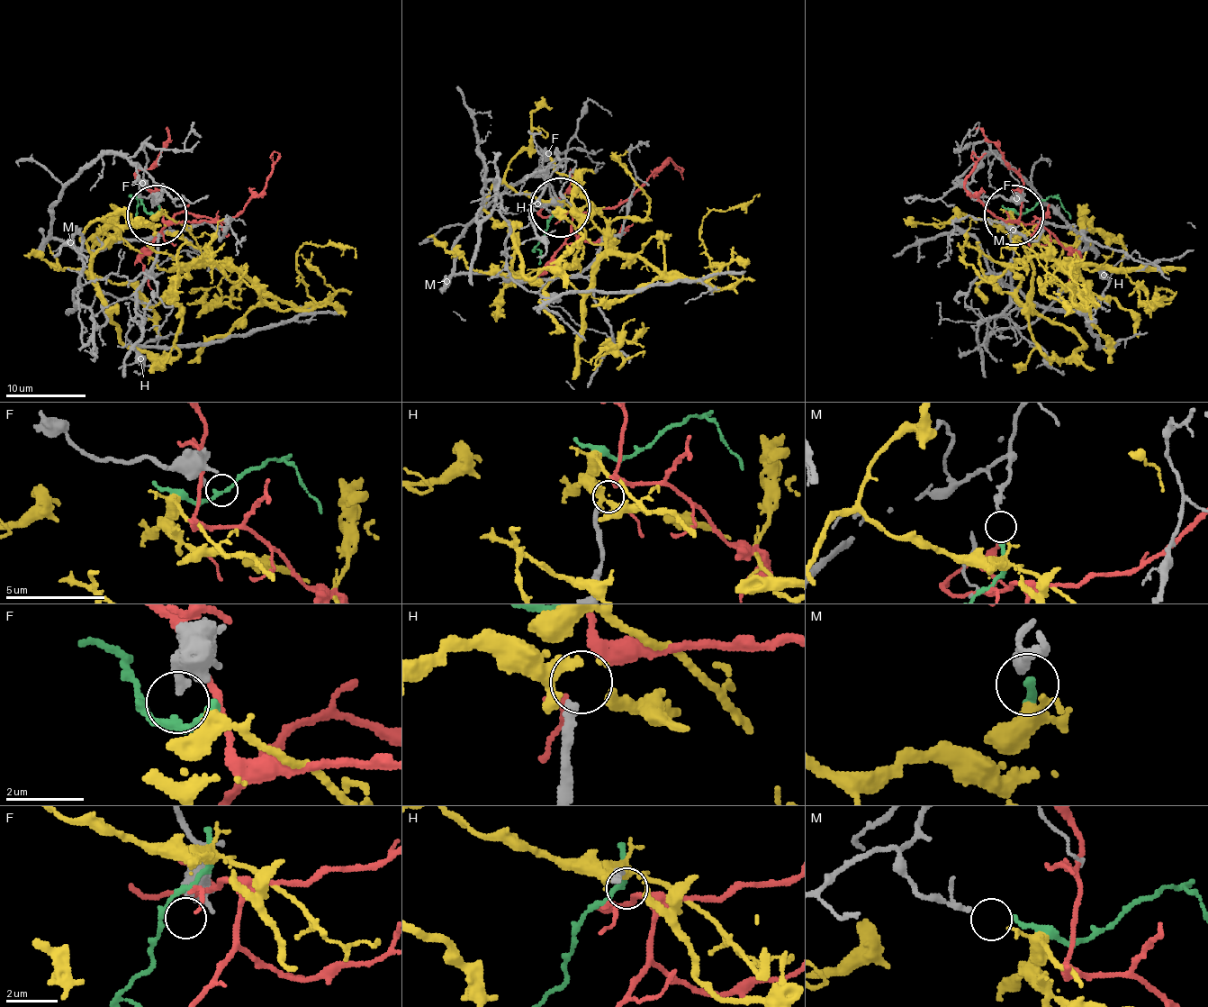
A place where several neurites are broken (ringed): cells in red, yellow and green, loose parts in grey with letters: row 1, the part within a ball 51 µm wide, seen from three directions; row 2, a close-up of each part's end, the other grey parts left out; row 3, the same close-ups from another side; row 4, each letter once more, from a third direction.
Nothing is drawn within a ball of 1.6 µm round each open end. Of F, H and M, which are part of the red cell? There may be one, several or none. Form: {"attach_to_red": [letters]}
{"attach_to_red": ["H"]}

